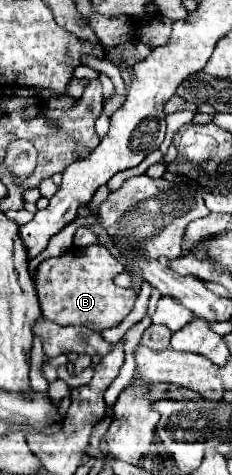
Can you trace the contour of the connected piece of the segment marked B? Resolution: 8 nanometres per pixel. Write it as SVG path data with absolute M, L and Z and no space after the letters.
M89 245L85 249L69 249L59 257L51 257L37 267L35 289L39 295L43 315L57 325L85 325L95 331L111 329L119 325L137 299L135 289L119 289L113 279L123 271L123 265L111 257L101 245Z

